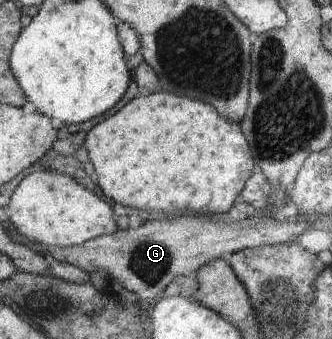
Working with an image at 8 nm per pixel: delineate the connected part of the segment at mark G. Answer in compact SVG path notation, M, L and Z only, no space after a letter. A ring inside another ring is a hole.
M170 214L158 220L142 223L136 229L121 227L113 233L87 240L81 246L49 247L38 244L40 256L48 260L78 267L88 274L97 269L106 273L111 284L118 283L131 293L142 309L162 296L164 287L179 276L193 274L202 265L220 258L223 253L235 253L245 248L272 246L296 241L297 235L310 224L310 220L285 216L275 224L271 217L253 216L243 219L243 227L225 227L205 217Z

